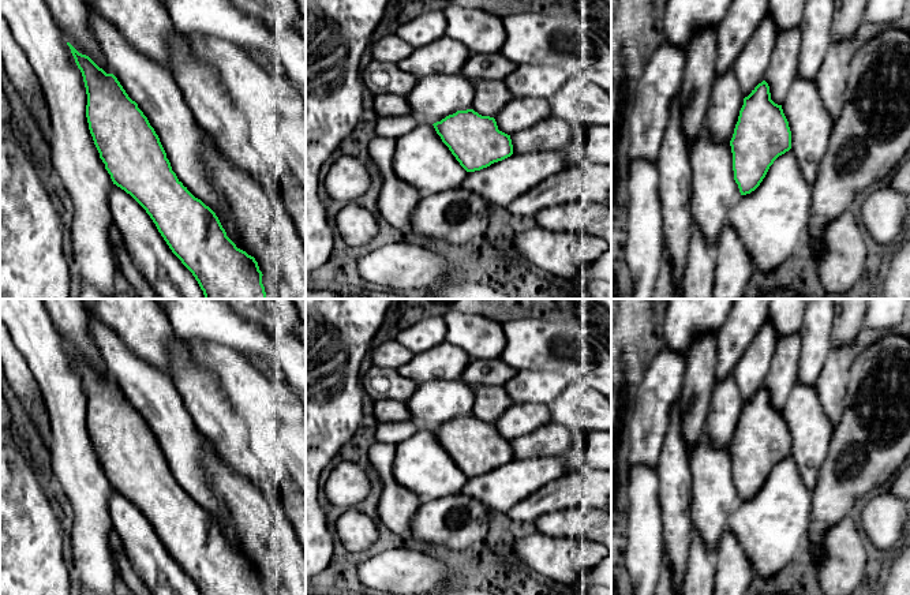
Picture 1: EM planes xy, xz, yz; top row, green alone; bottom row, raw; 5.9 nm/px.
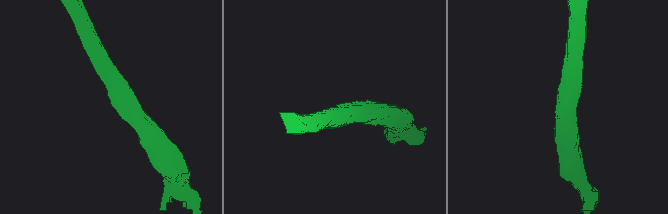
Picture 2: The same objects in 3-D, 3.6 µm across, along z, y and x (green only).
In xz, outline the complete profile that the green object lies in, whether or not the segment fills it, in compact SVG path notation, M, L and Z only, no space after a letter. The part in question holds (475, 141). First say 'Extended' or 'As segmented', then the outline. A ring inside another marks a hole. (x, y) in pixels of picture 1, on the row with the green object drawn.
As segmented. M473 109L457 111L432 126L467 172L480 171L513 154L510 135L498 130L494 117Z

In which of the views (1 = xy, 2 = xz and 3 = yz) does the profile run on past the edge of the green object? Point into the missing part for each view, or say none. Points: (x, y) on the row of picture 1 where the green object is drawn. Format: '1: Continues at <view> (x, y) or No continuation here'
1: No continuation here
2: No continuation here
3: No continuation here

